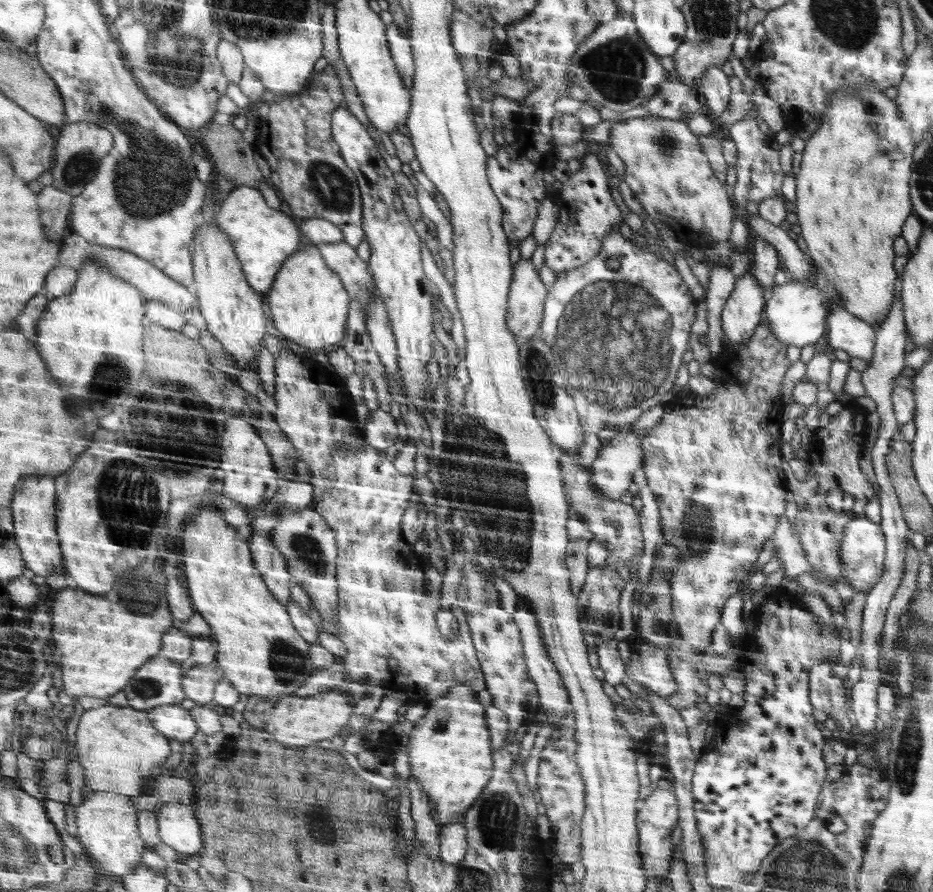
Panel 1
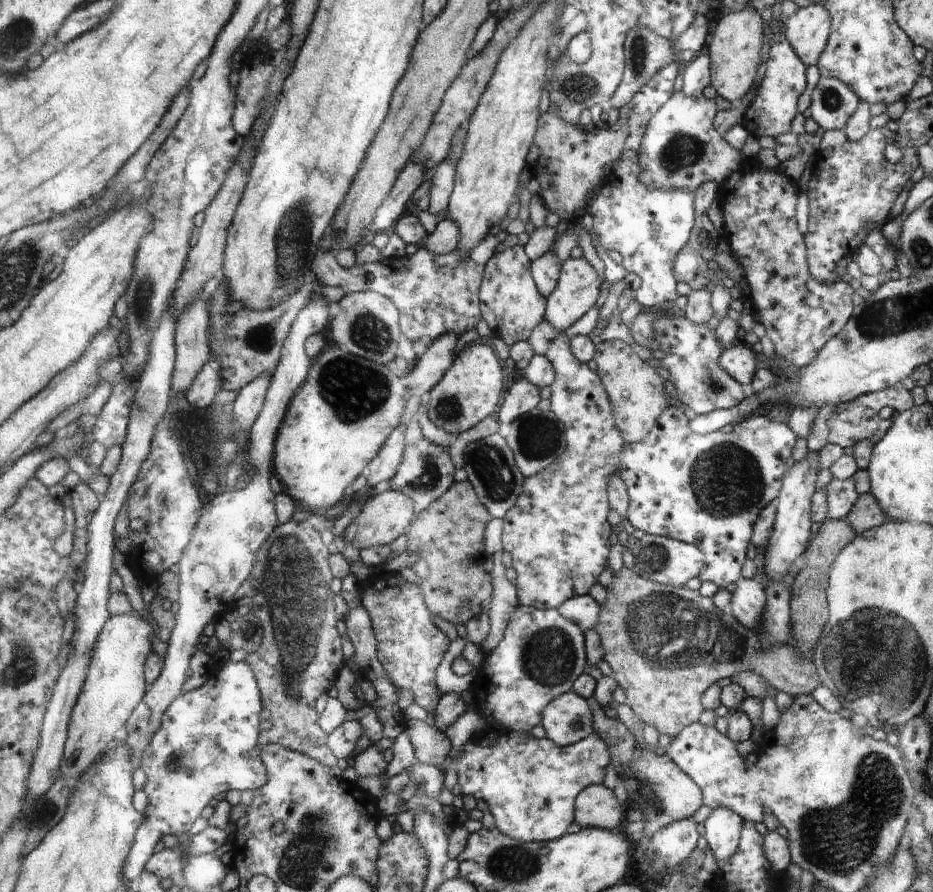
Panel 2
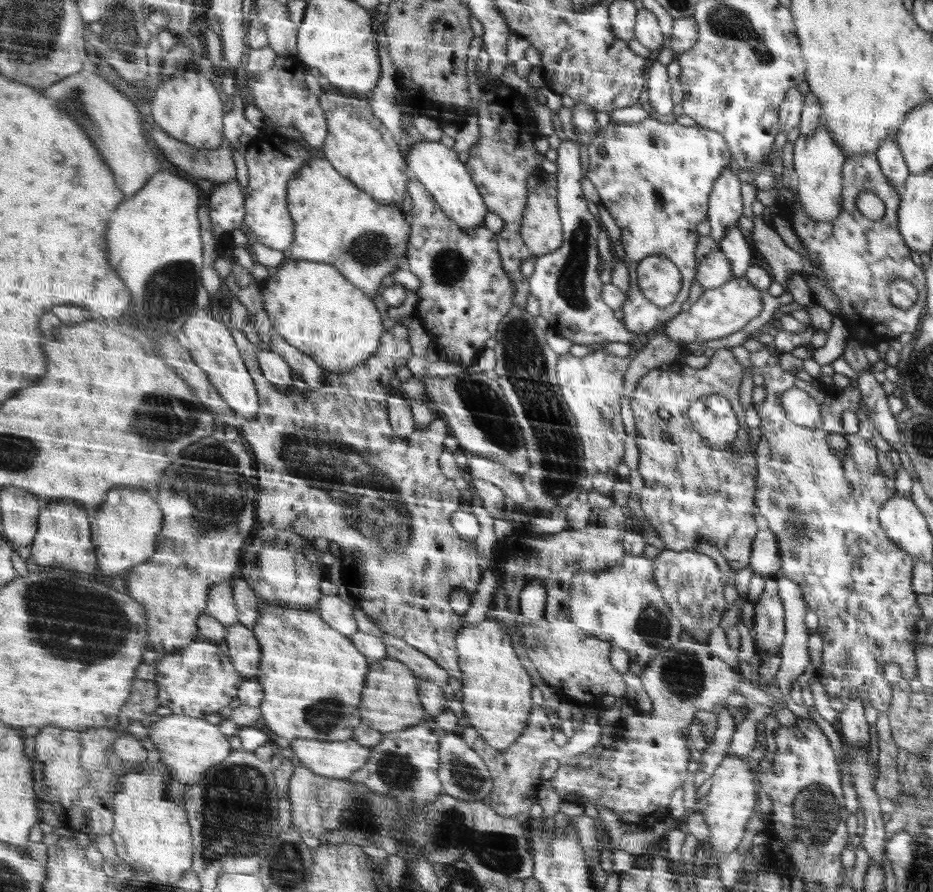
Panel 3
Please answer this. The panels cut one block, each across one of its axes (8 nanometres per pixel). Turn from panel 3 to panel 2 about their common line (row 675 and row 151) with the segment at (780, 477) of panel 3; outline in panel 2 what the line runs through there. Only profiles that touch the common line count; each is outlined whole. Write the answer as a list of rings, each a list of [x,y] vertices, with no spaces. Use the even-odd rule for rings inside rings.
[[[869,128],[865,132],[865,136],[857,142],[849,140],[845,136],[843,130],[825,130],[821,144],[819,144],[819,152],[815,156],[815,170],[811,172],[809,178],[809,186],[807,186],[807,198],[809,198],[809,220],[807,220],[807,264],[809,264],[809,272],[811,276],[821,282],[821,284],[833,284],[835,282],[835,266],[833,262],[837,262],[843,256],[849,256],[851,252],[855,252],[859,248],[859,244],[863,242],[863,238],[873,232],[875,228],[883,226],[883,218],[887,216],[889,208],[893,206],[895,196],[901,192],[901,188],[905,186],[905,182],[911,176],[911,170],[917,166],[917,154],[913,148],[903,148],[903,156],[897,164],[889,164],[883,158],[883,148],[887,144],[895,144],[895,132],[889,132],[887,128]],[[867,166],[875,166],[875,176],[867,178],[865,168]]]

